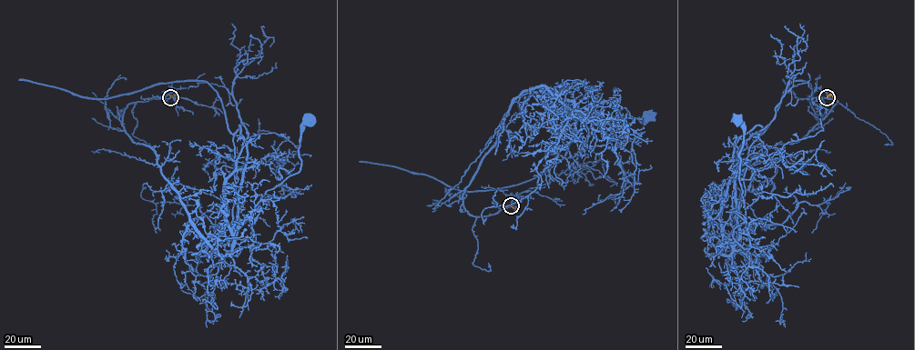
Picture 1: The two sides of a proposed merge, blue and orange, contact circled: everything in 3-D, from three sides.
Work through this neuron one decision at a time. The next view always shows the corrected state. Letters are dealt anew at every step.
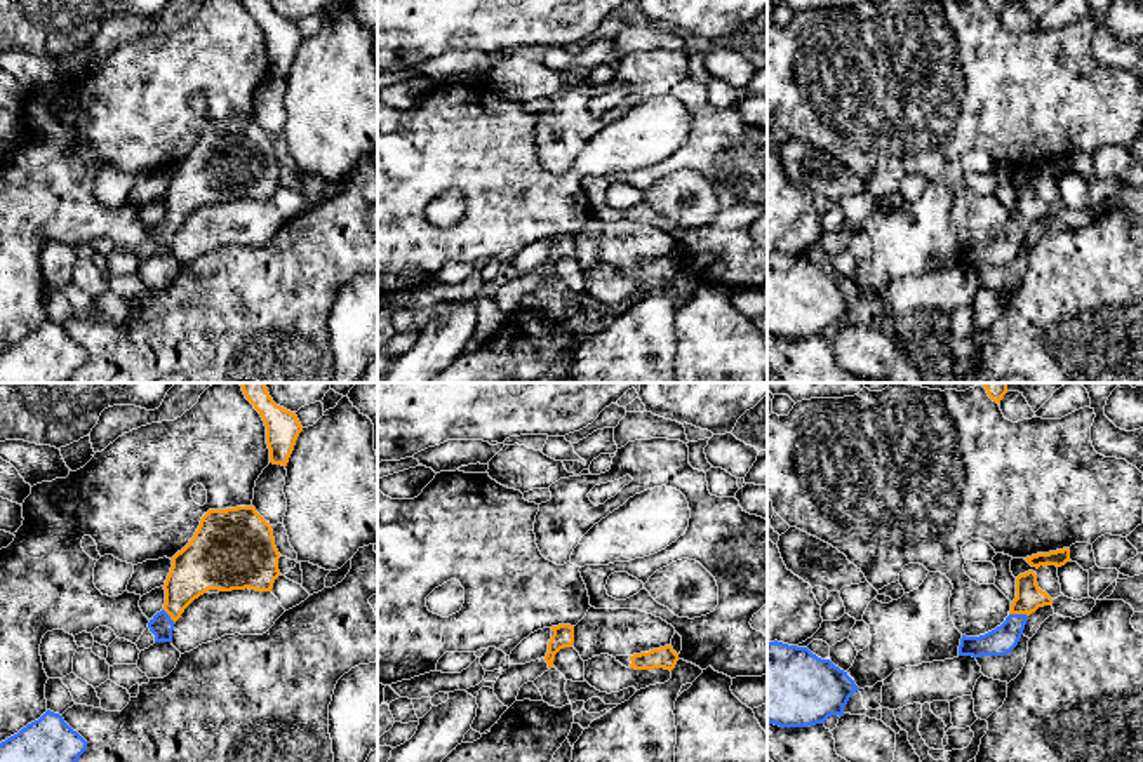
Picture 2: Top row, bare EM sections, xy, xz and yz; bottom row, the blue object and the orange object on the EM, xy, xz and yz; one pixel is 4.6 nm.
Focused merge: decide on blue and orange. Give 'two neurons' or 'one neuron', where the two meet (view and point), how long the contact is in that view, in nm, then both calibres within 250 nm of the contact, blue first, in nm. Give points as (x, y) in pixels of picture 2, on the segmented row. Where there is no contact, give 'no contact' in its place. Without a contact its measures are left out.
one neuron; meets blue in yz at (1018, 614); contact 90 nm long; 130 nm thick on the blue side, 130 nm on the other

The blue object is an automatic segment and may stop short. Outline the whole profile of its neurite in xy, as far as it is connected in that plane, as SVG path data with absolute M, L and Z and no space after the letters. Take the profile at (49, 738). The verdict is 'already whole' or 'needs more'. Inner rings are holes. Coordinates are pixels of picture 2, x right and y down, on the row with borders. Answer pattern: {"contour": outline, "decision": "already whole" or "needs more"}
{"contour": "M47 710L0 743L0 762L77 762L85 750L87 741L63 715Z", "decision": "already whole"}

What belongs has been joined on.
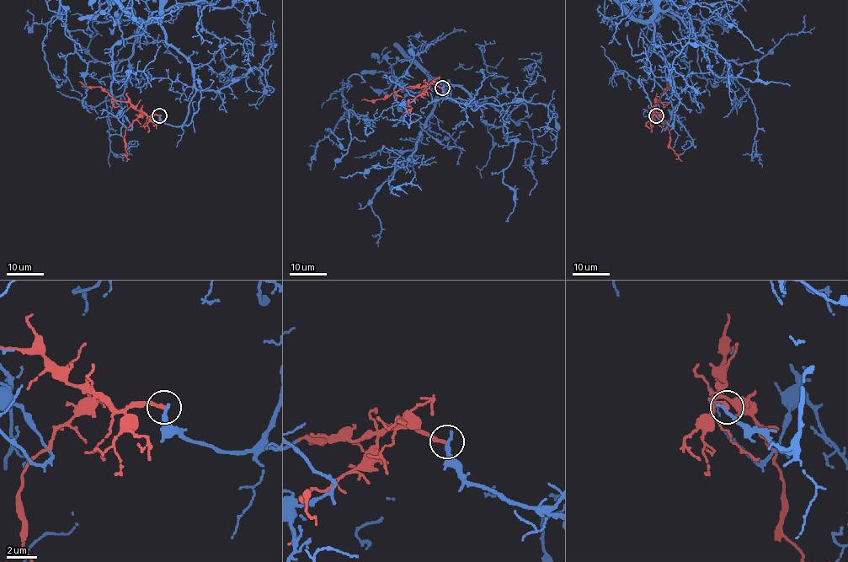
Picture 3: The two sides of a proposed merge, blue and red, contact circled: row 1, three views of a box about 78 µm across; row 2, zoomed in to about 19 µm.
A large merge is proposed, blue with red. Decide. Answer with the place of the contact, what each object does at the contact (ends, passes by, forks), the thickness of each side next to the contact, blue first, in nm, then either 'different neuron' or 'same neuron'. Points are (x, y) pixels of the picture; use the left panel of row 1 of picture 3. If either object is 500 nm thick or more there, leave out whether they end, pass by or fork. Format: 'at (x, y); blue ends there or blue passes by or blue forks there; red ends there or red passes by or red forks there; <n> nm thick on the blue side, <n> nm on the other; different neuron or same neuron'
at (159, 115); blue ends there; red ends there; 280 nm thick on the blue side, 260 nm on the other; different neuron

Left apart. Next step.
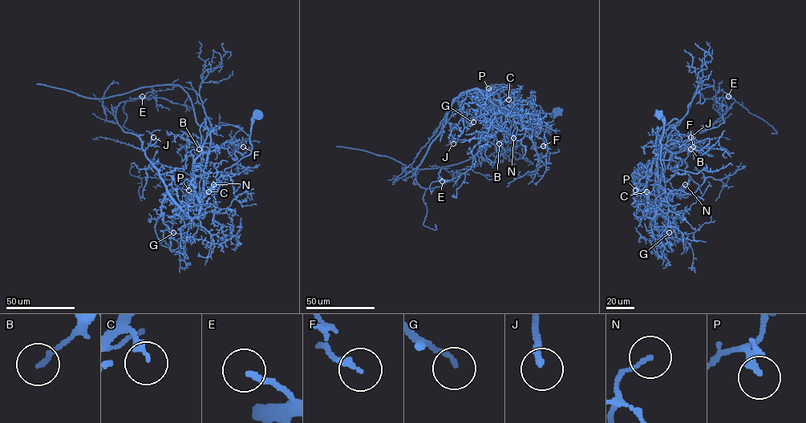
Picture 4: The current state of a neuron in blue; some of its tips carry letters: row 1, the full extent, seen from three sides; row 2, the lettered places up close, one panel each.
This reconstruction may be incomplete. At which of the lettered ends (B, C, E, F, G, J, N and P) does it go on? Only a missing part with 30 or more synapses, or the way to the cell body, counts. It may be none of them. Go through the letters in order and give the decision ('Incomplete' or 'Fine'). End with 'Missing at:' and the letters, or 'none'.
B: Fine
C: Incomplete
E: Incomplete
F: Fine
G: Fine
J: Incomplete
N: Fine
P: Incomplete
Missing at: C, E, J, P

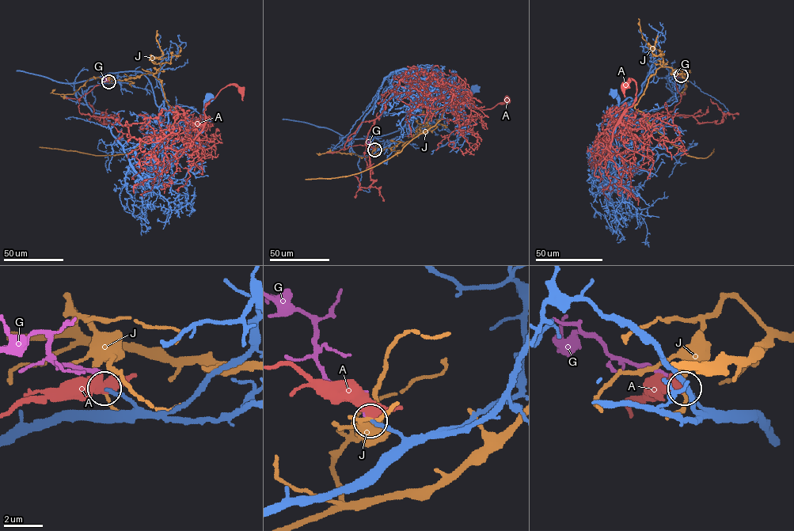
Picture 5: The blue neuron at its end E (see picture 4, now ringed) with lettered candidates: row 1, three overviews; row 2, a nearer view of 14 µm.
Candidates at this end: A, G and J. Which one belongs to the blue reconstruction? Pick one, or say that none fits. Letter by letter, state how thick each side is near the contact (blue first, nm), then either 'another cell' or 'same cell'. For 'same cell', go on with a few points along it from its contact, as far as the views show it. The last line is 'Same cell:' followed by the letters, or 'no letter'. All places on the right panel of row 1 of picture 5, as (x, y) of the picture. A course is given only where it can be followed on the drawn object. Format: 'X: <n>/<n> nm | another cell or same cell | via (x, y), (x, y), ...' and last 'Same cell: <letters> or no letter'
A: 200/420 nm | another cell
G: 180/160 nm | same cell
J: 180/130 nm | another cell
Same cell: G

